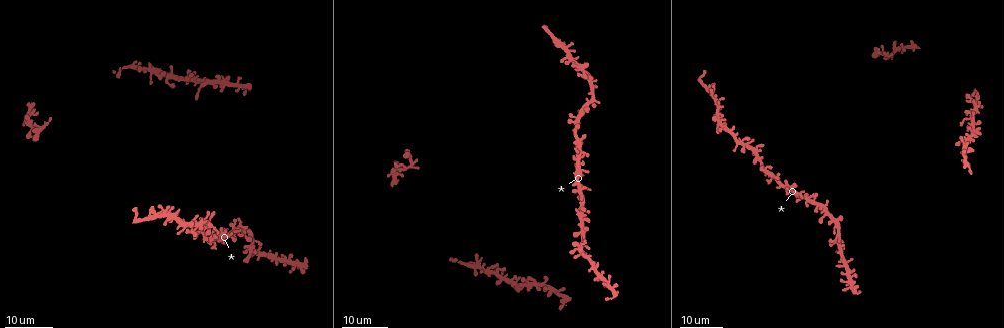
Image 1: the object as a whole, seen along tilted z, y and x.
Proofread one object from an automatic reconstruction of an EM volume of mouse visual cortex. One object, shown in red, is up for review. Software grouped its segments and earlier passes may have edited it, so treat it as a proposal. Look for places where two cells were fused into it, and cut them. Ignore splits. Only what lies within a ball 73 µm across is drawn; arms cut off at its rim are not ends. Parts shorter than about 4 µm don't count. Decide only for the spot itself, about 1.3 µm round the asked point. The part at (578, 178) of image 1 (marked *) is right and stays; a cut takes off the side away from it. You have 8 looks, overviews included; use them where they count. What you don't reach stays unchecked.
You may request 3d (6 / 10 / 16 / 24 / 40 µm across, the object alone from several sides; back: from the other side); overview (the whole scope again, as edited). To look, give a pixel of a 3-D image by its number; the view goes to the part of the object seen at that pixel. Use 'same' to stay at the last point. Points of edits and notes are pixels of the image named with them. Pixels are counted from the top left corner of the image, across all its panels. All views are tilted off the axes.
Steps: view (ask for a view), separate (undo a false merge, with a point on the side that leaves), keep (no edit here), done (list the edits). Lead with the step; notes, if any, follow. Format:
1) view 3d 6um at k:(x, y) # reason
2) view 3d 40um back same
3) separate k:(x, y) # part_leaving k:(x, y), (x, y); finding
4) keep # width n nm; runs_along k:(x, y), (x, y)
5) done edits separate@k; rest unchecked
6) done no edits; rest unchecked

view 3d 16um at 1:(592, 101) # four or more arms meet

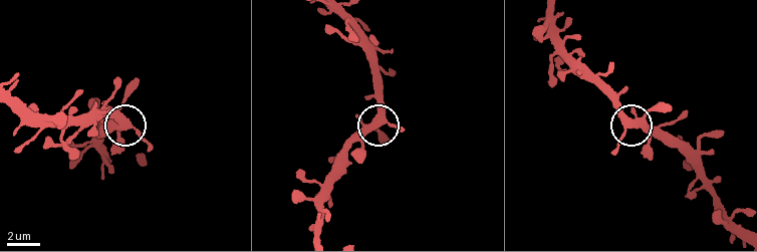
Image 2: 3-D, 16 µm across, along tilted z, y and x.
view 3d 10um at 2:(634, 122)

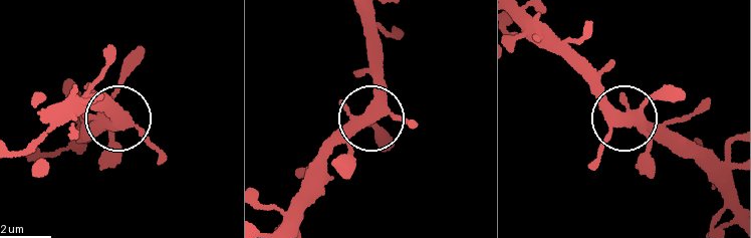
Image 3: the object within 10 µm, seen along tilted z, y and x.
keep # width 400 nm; all the same cell

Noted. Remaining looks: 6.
view 3d 16um at 1:(756, 150) # looks like a crossing

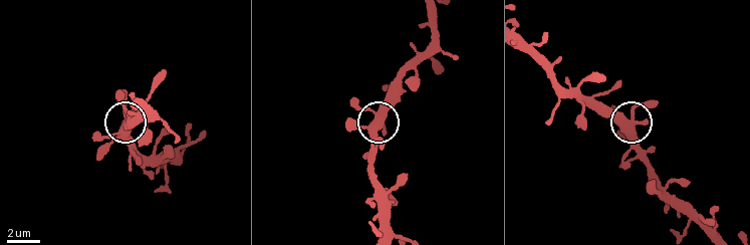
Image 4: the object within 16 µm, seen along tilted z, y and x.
view 3d 6um at 4:(627, 119)

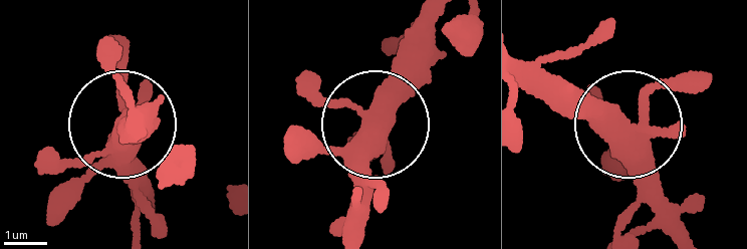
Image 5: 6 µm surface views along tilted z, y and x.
keep # width 450 nm; runs_along 5:(362, 223), (379, 106), (422, 22); one cell here

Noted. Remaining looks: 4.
view 3d 24um at 1:(838, 218) # branch point

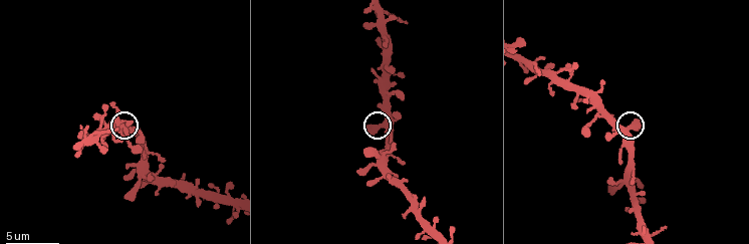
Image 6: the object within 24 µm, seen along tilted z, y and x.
view 3d 10um at 6:(382, 124)

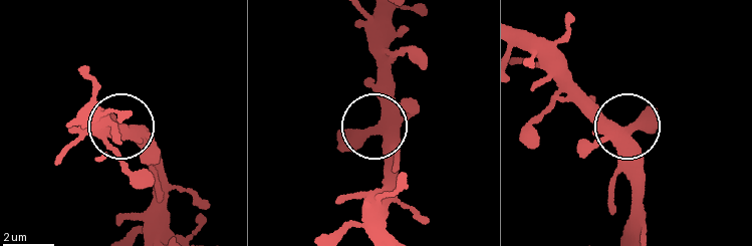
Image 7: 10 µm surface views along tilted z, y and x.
view 3d 10um back at 7:(377, 131)

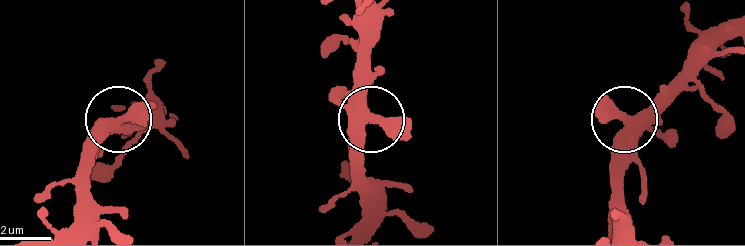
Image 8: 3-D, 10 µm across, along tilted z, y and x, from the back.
keep # one cell here

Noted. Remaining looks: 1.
done no edits; rest unchecked

